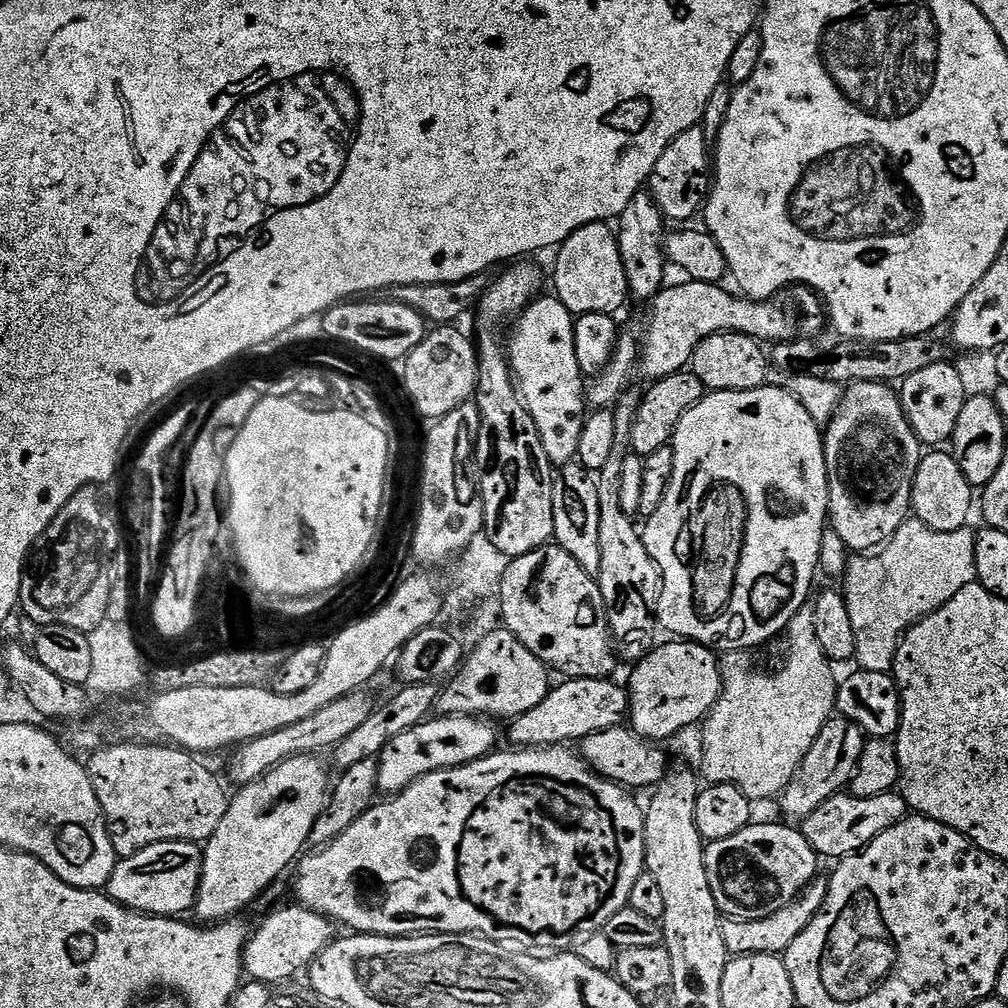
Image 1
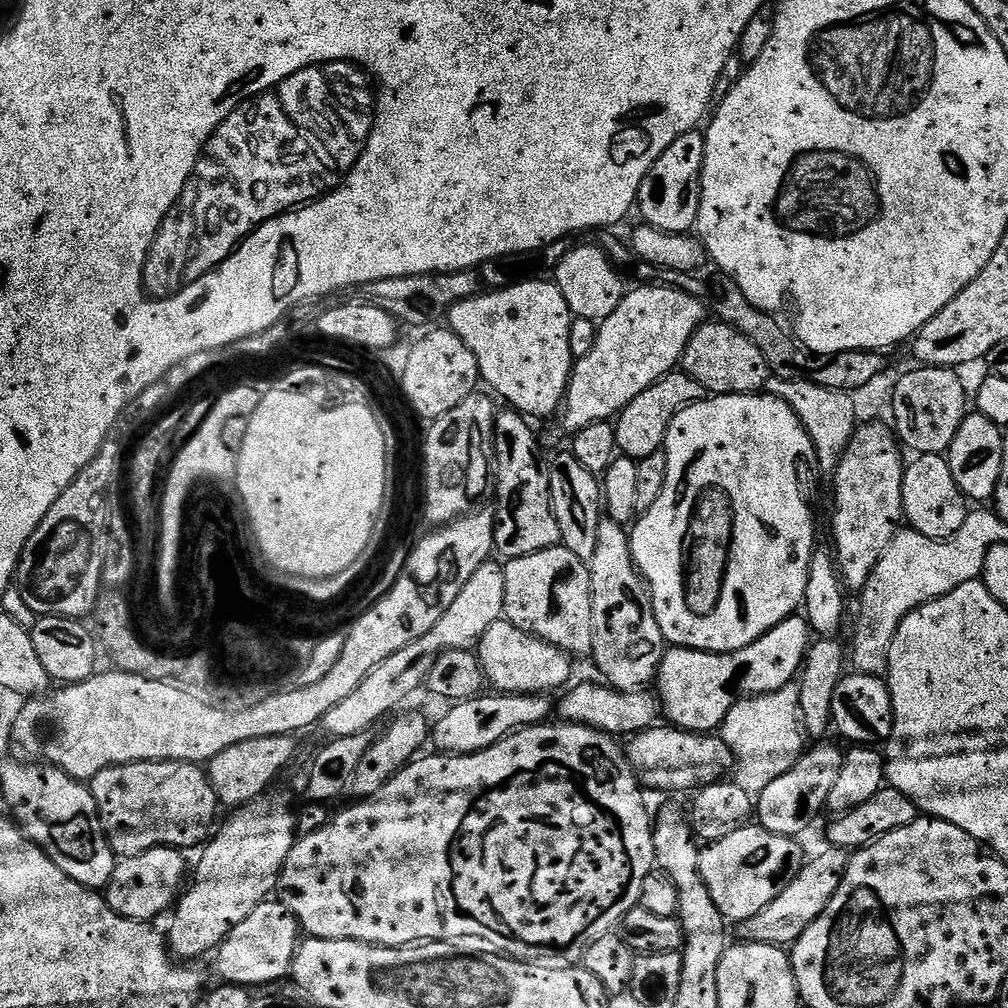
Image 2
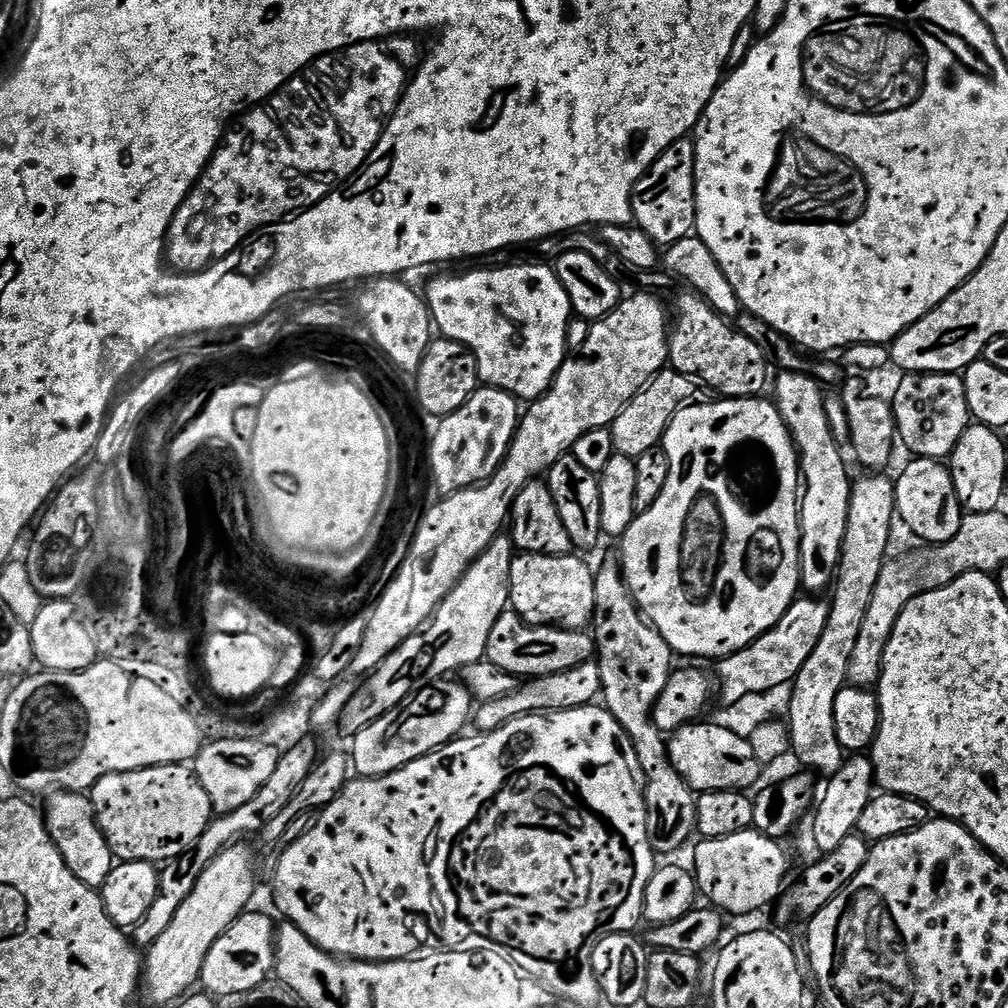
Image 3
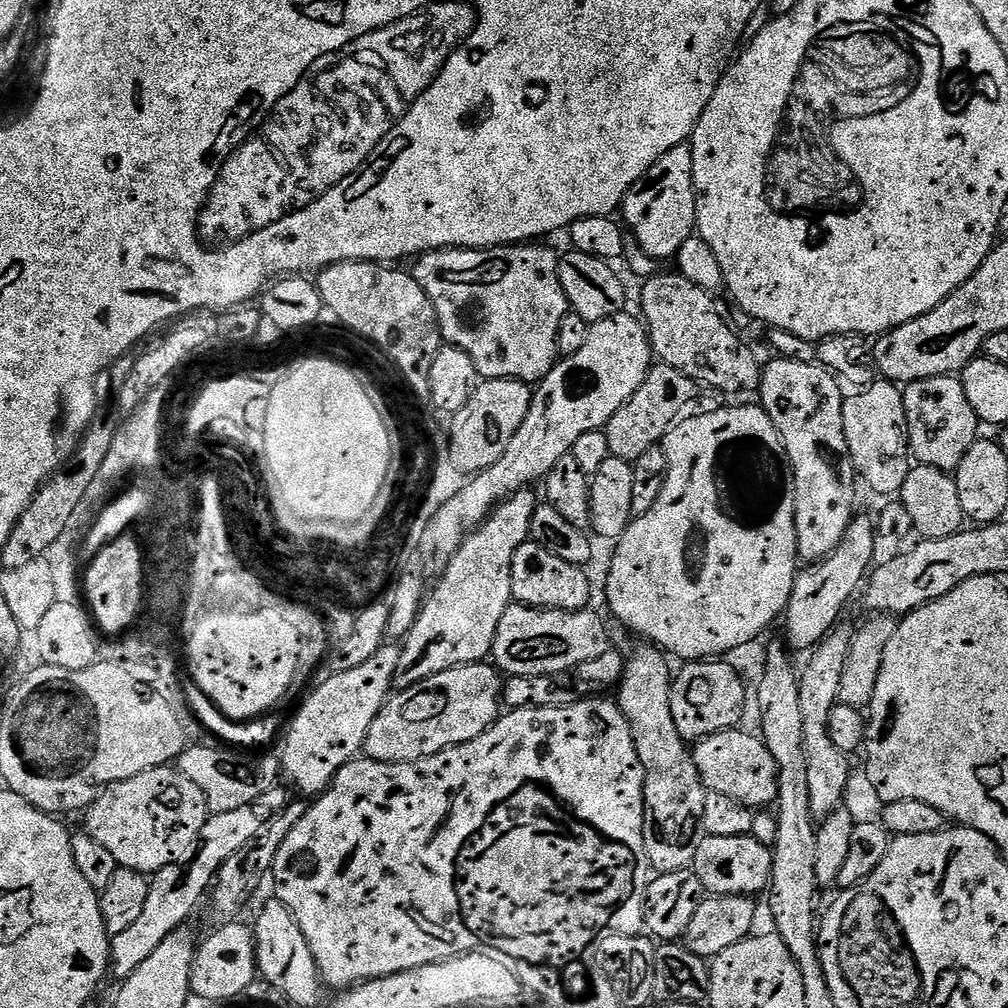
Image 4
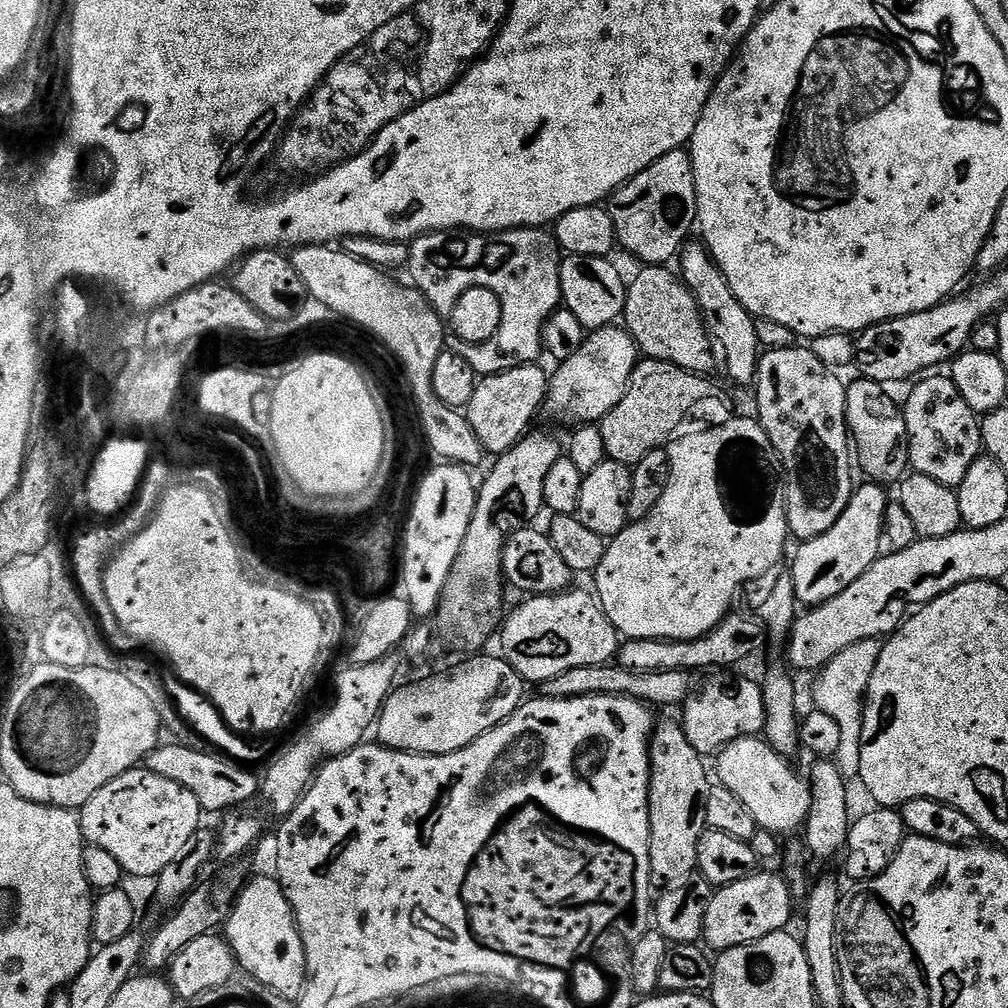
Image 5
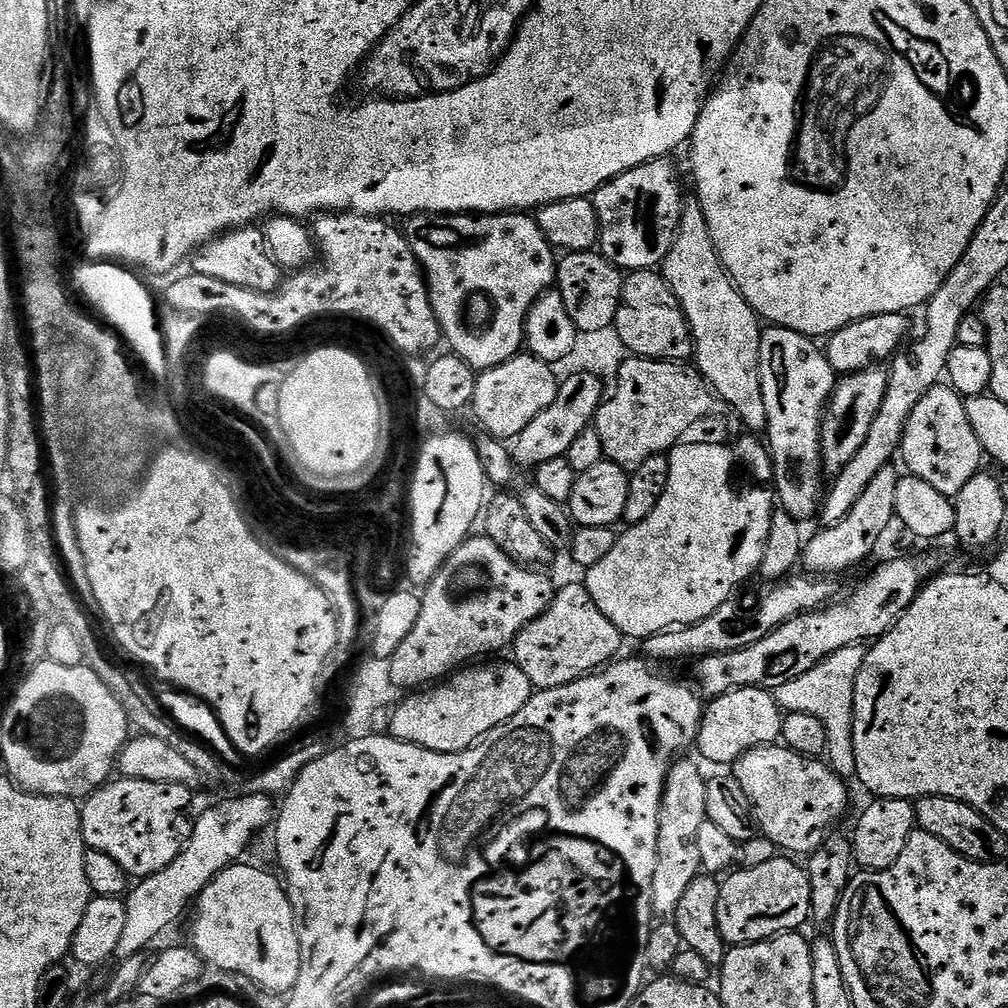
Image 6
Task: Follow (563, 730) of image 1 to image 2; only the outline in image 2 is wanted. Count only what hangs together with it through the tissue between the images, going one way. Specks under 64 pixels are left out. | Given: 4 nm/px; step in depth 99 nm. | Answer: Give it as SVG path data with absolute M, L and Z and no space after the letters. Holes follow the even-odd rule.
M580 684L577 688L569 687L563 693L565 696L558 700L559 719L570 724L597 728L600 732L607 732L613 738L631 737L657 723L656 715L659 717L662 709L659 699L651 691L619 692L617 688L600 684Z

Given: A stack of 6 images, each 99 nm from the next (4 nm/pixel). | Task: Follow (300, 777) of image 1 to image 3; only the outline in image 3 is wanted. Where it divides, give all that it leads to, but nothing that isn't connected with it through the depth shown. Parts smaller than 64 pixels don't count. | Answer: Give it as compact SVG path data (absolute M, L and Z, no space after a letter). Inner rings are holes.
M237 842L224 848L202 870L202 878L194 886L190 898L178 906L174 922L147 949L142 960L142 984L148 988L148 996L156 1004L175 1005L200 984L202 966L210 946L230 930L230 926L249 907L256 892L256 856L247 848L247 843Z

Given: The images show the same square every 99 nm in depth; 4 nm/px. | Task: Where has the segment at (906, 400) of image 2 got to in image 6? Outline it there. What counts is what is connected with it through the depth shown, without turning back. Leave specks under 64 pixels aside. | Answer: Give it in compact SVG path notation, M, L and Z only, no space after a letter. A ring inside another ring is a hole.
M941 382L926 390L926 395L914 406L914 414L910 414L910 422L906 422L904 437L900 443L899 455L904 456L904 464L911 475L922 478L922 482L930 482L938 494L956 497L982 470L980 463L986 457L982 446L970 427L970 418L966 418L965 397L955 392L947 383Z

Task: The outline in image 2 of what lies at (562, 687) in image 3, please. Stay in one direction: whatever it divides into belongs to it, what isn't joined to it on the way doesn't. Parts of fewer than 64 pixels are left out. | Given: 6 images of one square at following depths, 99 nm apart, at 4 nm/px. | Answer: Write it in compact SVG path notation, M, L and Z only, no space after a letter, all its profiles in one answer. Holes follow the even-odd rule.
M513 692L499 694L481 694L472 700L456 702L440 721L435 721L430 732L430 744L437 753L450 756L469 756L486 750L498 741L505 740L513 732L521 732L534 724L543 724L553 715L554 700L548 694L523 696Z

